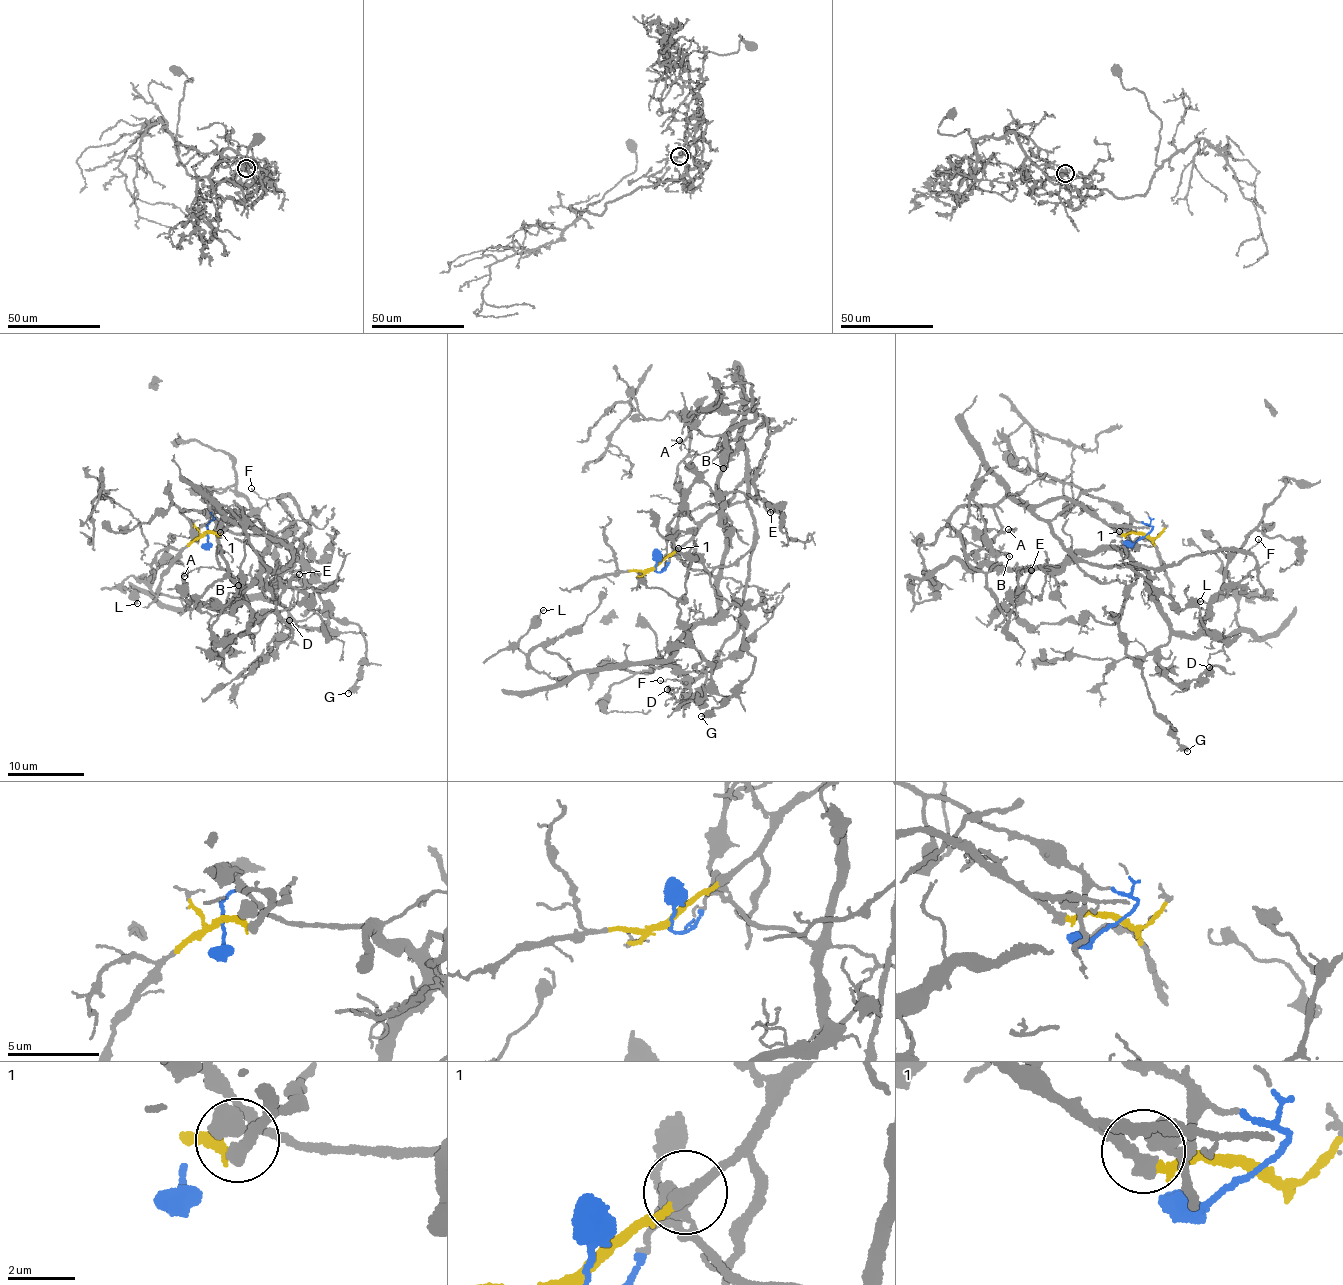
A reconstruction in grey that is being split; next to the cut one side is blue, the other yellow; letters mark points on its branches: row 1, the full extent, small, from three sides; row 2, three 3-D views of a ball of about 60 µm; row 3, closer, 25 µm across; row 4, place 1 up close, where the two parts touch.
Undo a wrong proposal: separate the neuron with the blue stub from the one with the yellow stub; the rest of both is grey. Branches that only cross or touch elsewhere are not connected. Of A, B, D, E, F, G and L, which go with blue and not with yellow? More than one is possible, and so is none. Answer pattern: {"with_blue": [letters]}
{"with_blue": ["B", "D", "E", "G", "L"]}

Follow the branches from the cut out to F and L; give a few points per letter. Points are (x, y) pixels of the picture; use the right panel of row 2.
F: (1145, 536), (1073, 504), (1051, 526), (1089, 563), (1113, 567), (1163, 570), (1210, 553), (1245, 553), (1258, 539)
L: (1145, 536), (1132, 523), (1124, 548), (1168, 627), (1225, 636), (1257, 590), (1200, 601)

